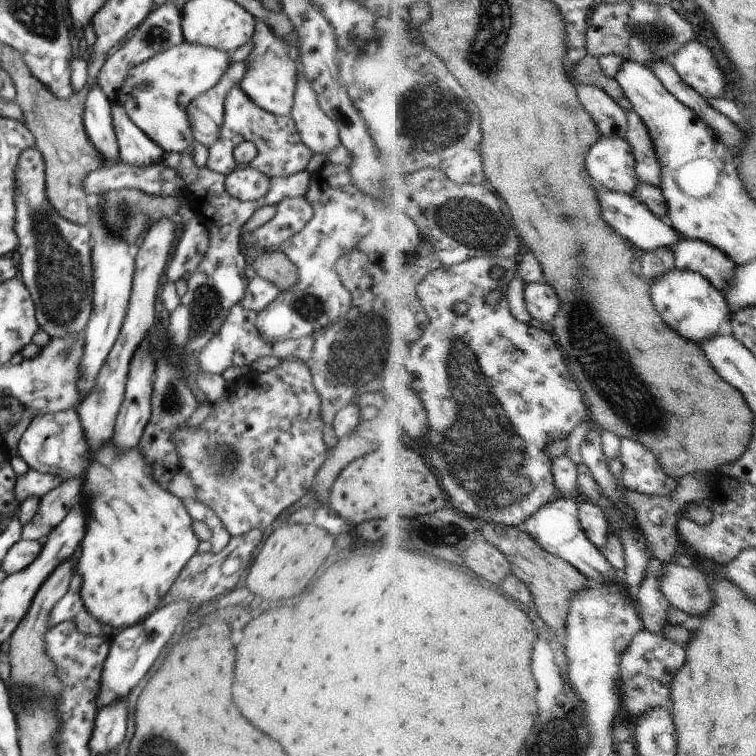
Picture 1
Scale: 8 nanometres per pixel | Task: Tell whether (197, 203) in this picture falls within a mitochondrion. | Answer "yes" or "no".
no

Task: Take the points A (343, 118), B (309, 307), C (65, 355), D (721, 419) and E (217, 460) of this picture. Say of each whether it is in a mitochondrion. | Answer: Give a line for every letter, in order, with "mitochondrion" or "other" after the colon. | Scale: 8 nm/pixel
A: other
B: mitochondrion
C: mitochondrion
D: other
E: mitochondrion

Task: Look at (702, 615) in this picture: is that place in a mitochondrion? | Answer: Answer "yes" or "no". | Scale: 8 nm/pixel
no

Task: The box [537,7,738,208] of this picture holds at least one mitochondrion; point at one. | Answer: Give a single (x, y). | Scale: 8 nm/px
(654, 34)

